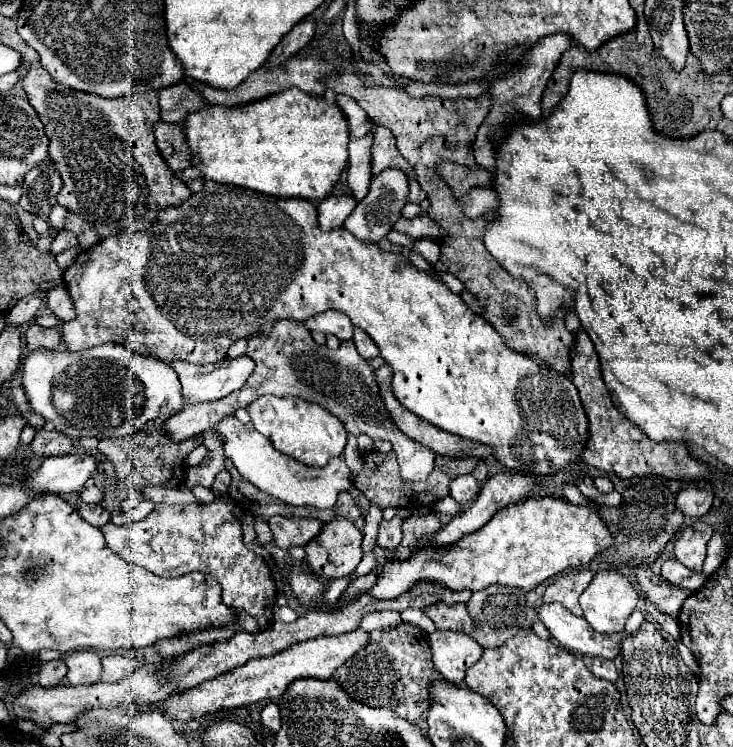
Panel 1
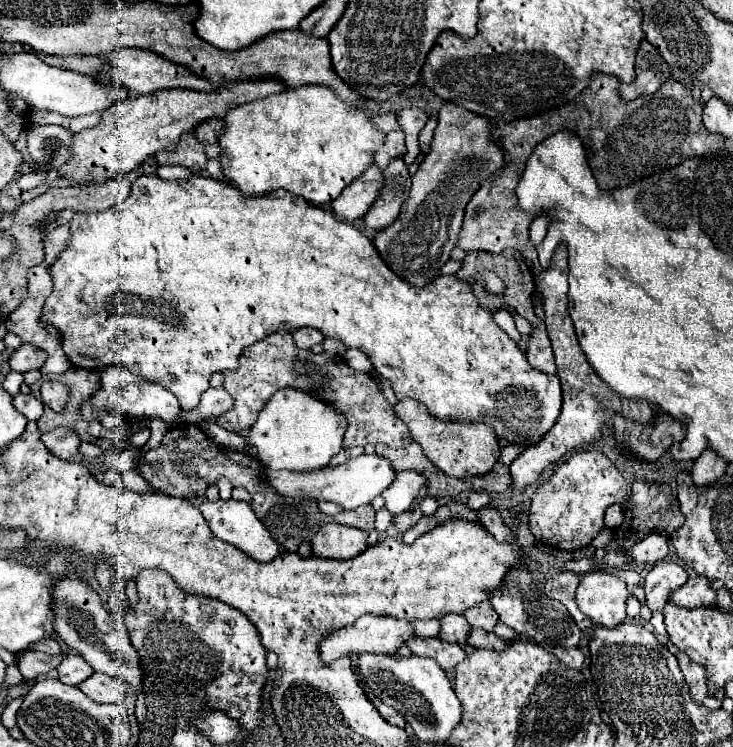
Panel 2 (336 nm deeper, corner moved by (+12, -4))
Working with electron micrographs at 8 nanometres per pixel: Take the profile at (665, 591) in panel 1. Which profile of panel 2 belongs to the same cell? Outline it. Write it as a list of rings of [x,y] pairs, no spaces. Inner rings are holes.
[[[692,577],[680,589],[672,591],[670,601],[674,601],[678,607],[684,609],[696,609],[702,605],[714,605],[716,591],[708,585],[706,577]]]

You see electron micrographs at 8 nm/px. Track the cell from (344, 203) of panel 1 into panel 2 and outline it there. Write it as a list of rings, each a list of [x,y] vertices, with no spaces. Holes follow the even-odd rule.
[[[370,167],[368,171],[364,171],[364,175],[360,175],[360,179],[352,181],[340,193],[340,197],[336,197],[332,201],[334,215],[340,217],[342,221],[360,219],[368,211],[368,207],[376,201],[382,181],[384,179],[382,179],[380,167]]]

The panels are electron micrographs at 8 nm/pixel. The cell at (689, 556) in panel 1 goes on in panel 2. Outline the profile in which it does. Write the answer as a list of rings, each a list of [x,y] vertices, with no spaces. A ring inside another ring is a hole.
[[[656,563],[652,571],[644,579],[646,603],[652,611],[664,611],[668,603],[668,595],[672,589],[682,587],[688,581],[688,573],[678,563]]]

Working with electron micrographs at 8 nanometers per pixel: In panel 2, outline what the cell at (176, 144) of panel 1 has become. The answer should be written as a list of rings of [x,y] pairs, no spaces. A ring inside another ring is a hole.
[[[184,133],[174,151],[158,151],[156,159],[160,165],[182,165],[186,169],[190,169],[192,173],[200,173],[206,167],[206,153],[204,147],[196,141],[196,137]]]

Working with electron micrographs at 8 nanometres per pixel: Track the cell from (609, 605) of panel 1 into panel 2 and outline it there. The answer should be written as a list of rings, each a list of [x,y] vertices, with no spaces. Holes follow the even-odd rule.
[[[590,571],[576,589],[578,609],[596,625],[618,627],[626,617],[626,583],[606,571]]]

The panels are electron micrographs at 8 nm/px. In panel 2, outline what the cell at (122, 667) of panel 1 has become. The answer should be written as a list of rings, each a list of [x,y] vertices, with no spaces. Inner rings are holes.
[[[94,673],[78,687],[96,703],[124,703],[126,699],[126,685],[106,673]]]

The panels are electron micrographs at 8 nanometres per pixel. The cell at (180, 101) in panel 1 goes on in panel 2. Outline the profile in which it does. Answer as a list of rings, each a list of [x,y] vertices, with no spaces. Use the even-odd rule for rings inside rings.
[[[206,119],[206,121],[202,121],[200,125],[196,125],[192,129],[192,135],[204,145],[208,157],[214,157],[216,159],[220,155],[220,147],[218,147],[216,135],[218,135],[218,131],[222,127],[224,127],[224,123],[220,119]]]

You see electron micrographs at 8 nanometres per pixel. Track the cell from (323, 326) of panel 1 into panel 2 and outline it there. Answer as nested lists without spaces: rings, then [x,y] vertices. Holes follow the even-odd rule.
[[[312,327],[296,329],[296,331],[292,331],[292,335],[294,335],[296,345],[298,345],[298,347],[302,347],[302,349],[310,349],[312,345],[316,345],[316,343],[322,343],[322,341],[324,341],[324,335],[322,335],[320,331],[312,329]]]

